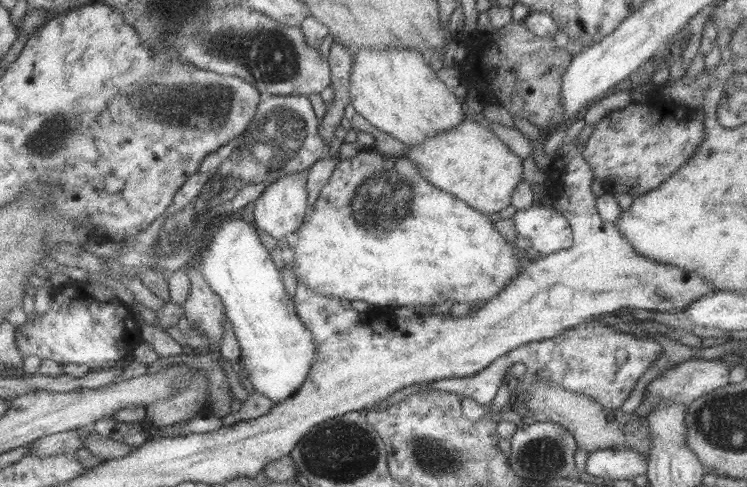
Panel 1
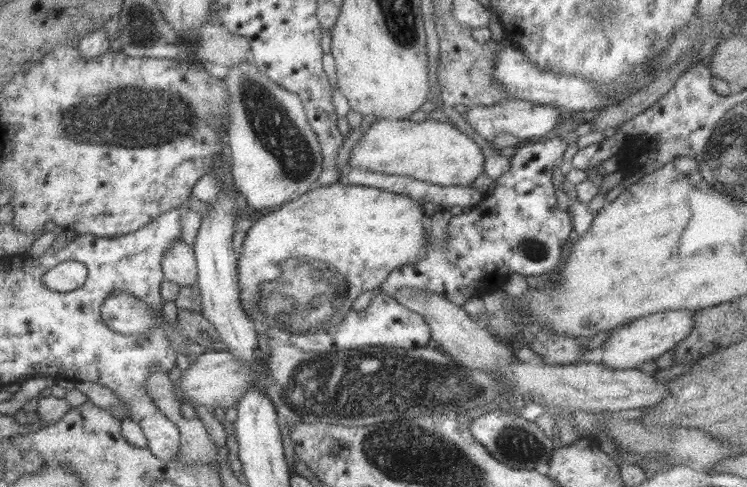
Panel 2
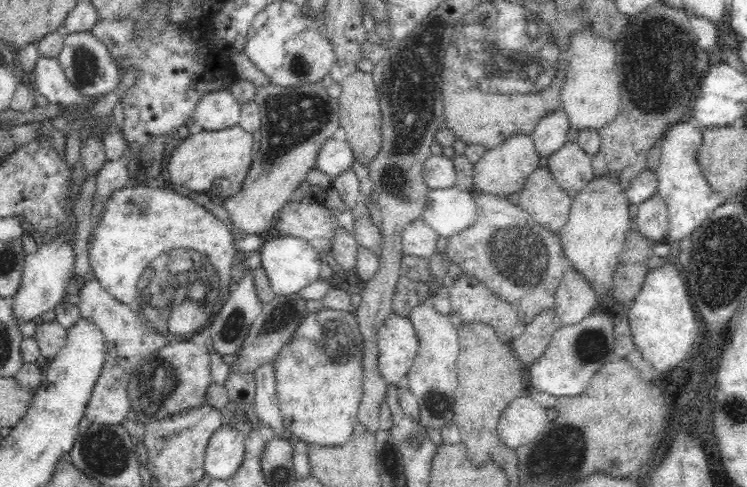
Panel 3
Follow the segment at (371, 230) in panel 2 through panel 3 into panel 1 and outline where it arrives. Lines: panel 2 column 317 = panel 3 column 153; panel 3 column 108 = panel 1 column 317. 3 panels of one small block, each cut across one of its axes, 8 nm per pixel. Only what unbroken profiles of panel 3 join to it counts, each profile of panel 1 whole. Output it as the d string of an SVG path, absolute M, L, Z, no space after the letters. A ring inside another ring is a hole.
M366 147L360 150L351 158L340 159L332 170L328 181L321 187L319 196L312 204L311 212L306 215L304 221L296 228L294 234L297 240L294 243L285 245L293 252L291 262L287 264L293 271L297 283L304 284L309 290L322 294L323 296L332 296L339 300L363 300L370 304L372 309L393 309L400 306L413 306L422 304L441 304L445 300L453 300L455 303L469 303L473 308L481 306L487 299L494 297L521 269L519 264L523 264L523 254L515 246L511 247L505 243L505 239L497 233L493 222L489 220L489 215L473 210L467 206L462 200L451 196L448 192L435 188L423 178L414 164L406 156L403 158L385 158L382 154L378 154L374 148ZM405 204L409 206L409 210L405 212L405 216L401 218L401 212L405 208ZM357 218L357 220L355 220ZM373 236L373 238L369 238Z

